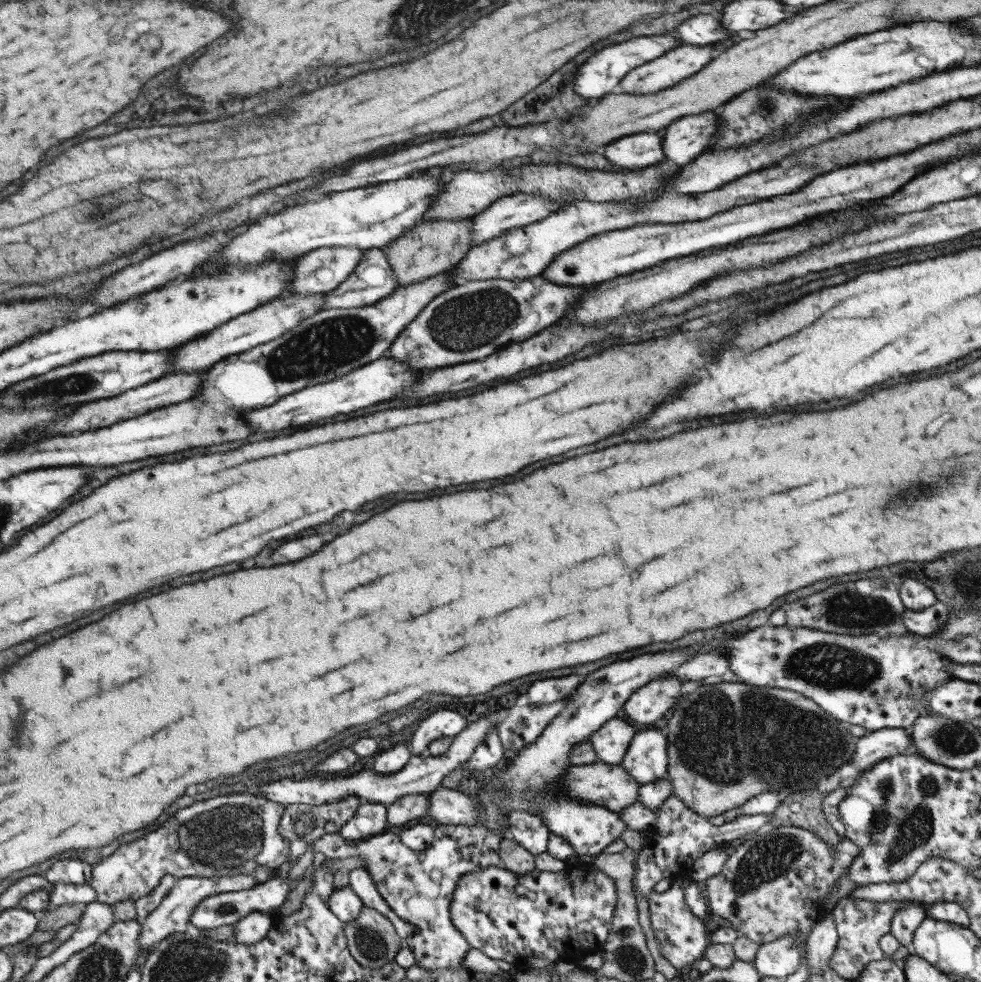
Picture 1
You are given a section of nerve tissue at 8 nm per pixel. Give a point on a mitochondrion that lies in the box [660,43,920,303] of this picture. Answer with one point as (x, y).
(764, 108)

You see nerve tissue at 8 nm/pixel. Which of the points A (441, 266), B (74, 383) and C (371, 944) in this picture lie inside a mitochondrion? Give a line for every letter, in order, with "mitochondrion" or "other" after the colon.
A: other
B: mitochondrion
C: mitochondrion

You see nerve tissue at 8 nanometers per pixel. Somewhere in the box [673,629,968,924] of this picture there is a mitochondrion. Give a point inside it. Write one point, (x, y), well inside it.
(896, 833)

